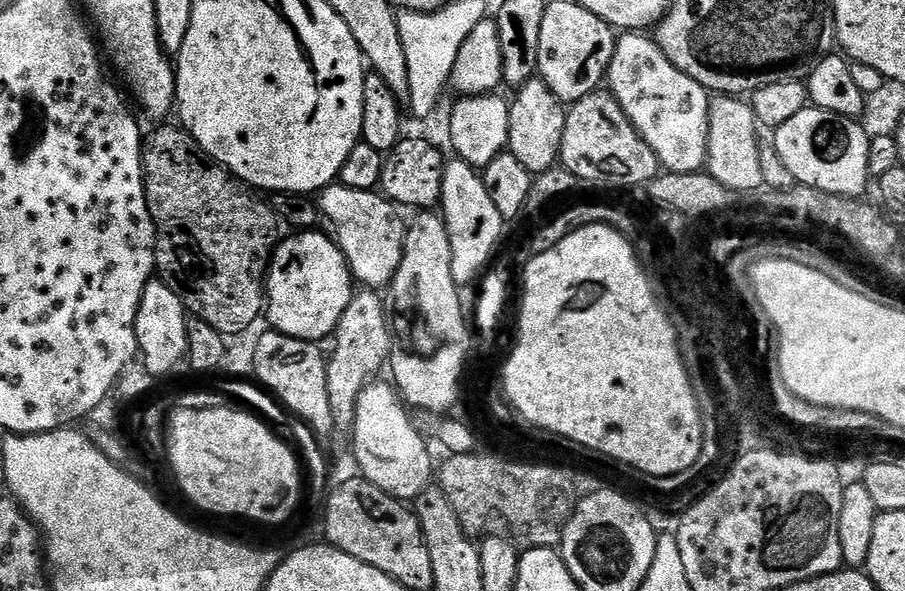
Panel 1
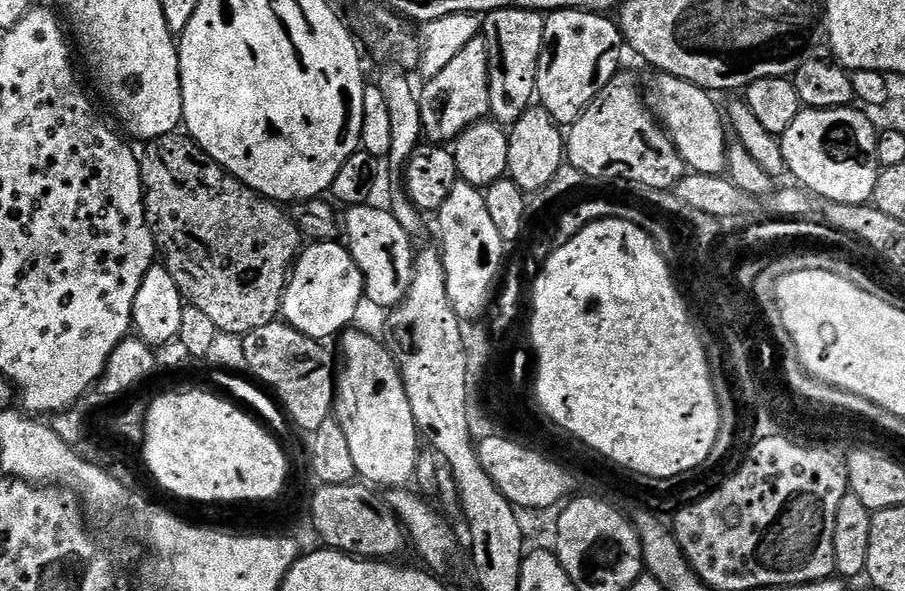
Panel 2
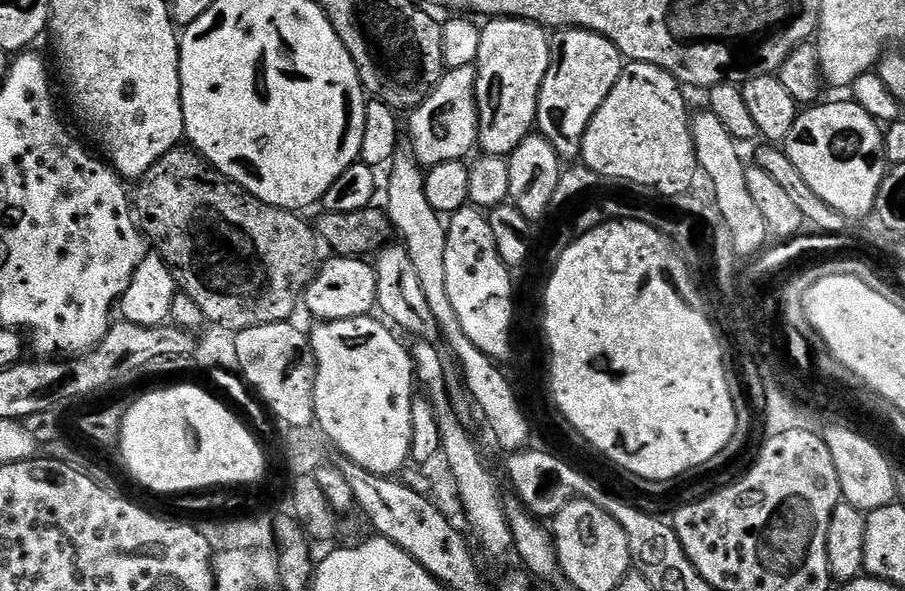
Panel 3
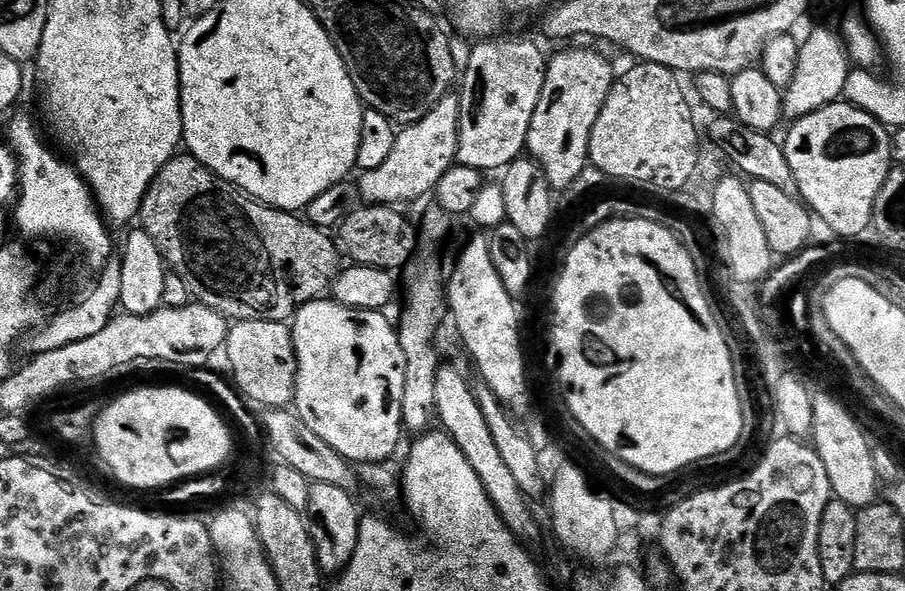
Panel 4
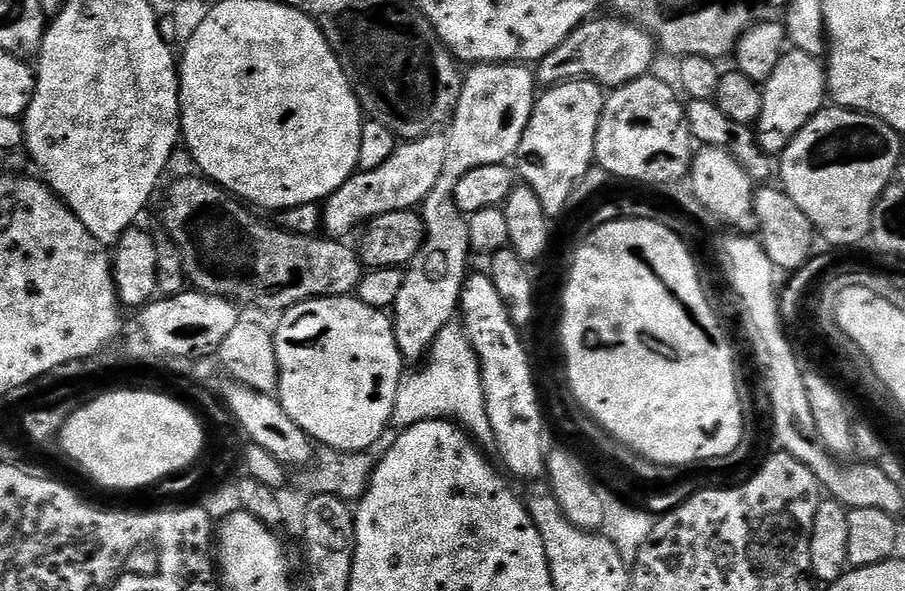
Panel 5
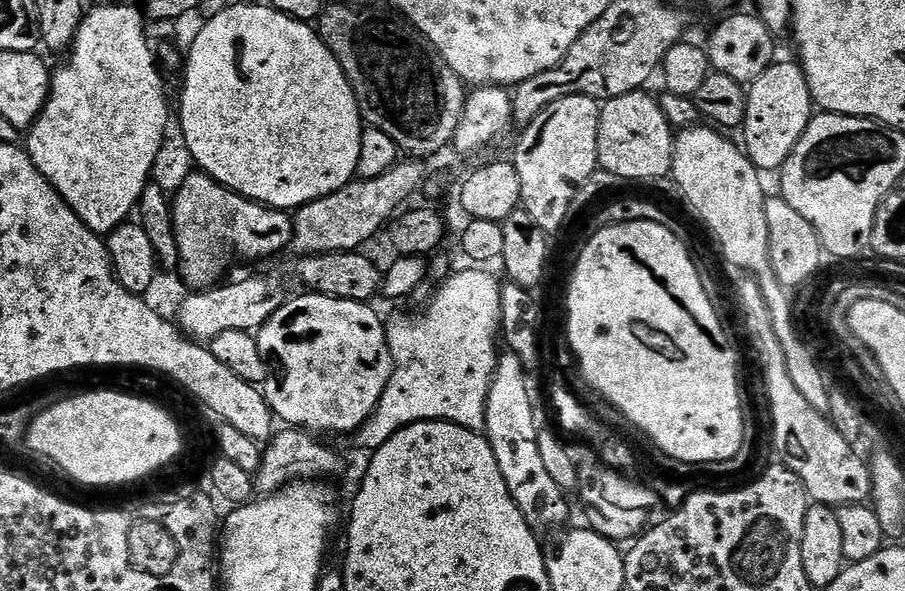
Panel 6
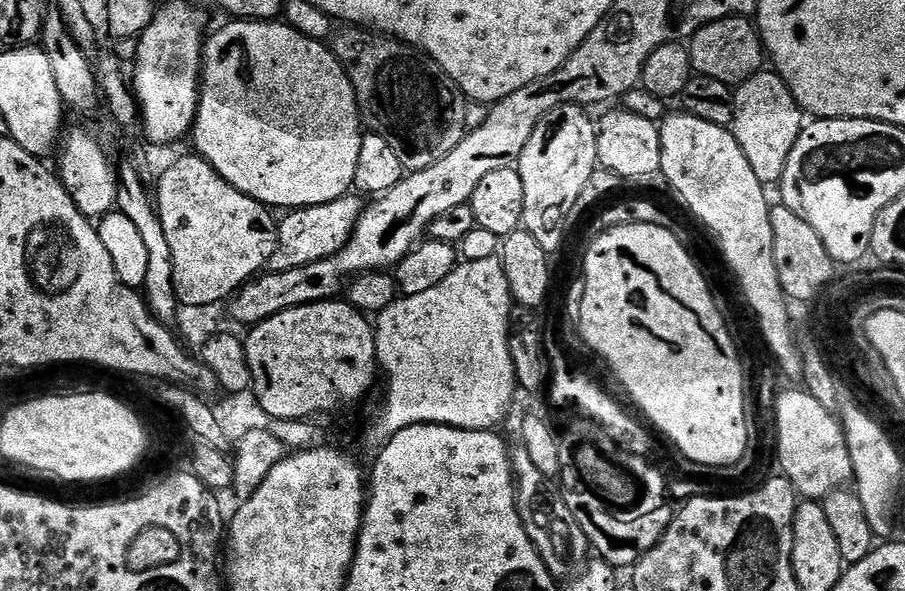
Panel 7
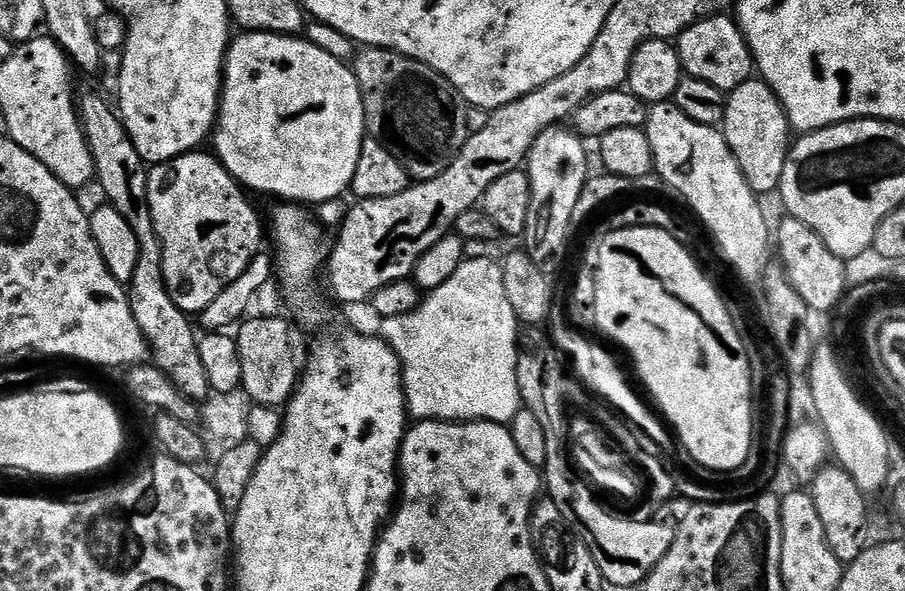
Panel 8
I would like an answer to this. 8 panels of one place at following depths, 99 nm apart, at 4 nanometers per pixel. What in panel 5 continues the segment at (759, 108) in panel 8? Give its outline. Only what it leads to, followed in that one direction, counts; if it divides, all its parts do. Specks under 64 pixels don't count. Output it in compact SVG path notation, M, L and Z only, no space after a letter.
M799 50L785 51L774 66L774 74L762 84L762 114L754 125L762 150L783 154L792 139L825 107L827 91L826 68L817 57Z

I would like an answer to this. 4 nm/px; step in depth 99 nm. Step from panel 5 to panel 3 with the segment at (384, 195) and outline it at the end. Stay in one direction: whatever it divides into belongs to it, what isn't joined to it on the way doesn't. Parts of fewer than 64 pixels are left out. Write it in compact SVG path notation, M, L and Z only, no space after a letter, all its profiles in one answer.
M473 65L449 68L433 86L432 93L406 120L406 140L416 161L425 169L451 160L464 160L471 148L477 147L476 70Z

